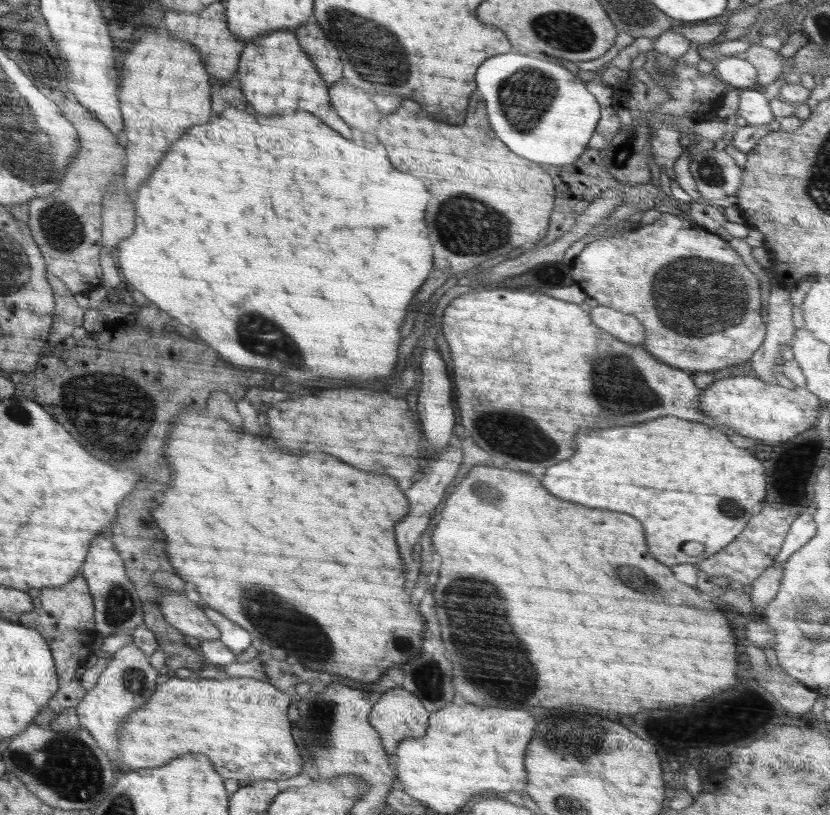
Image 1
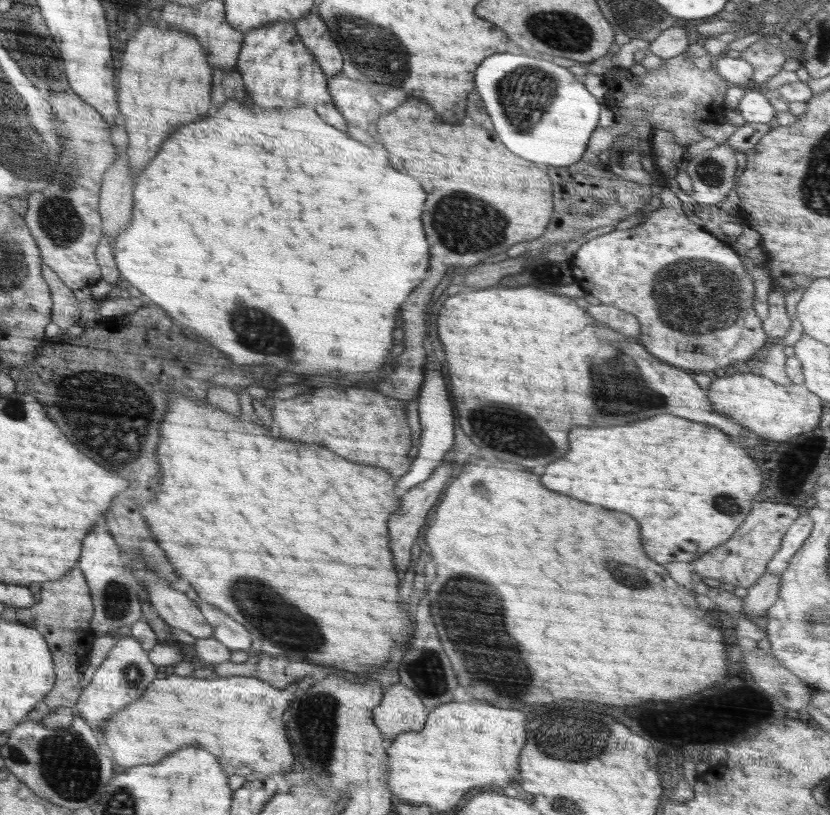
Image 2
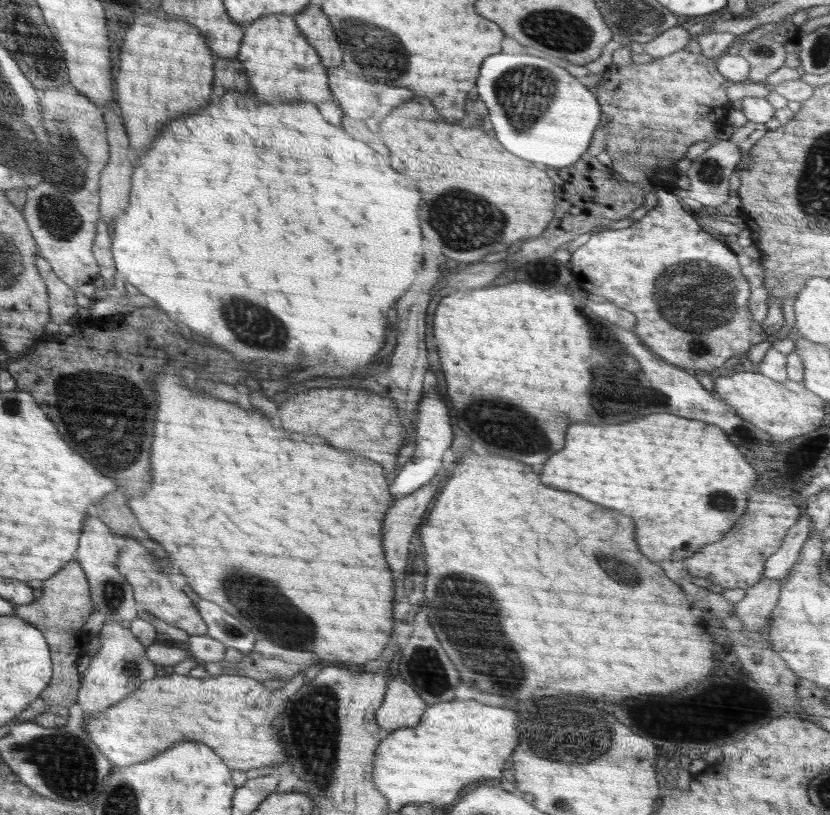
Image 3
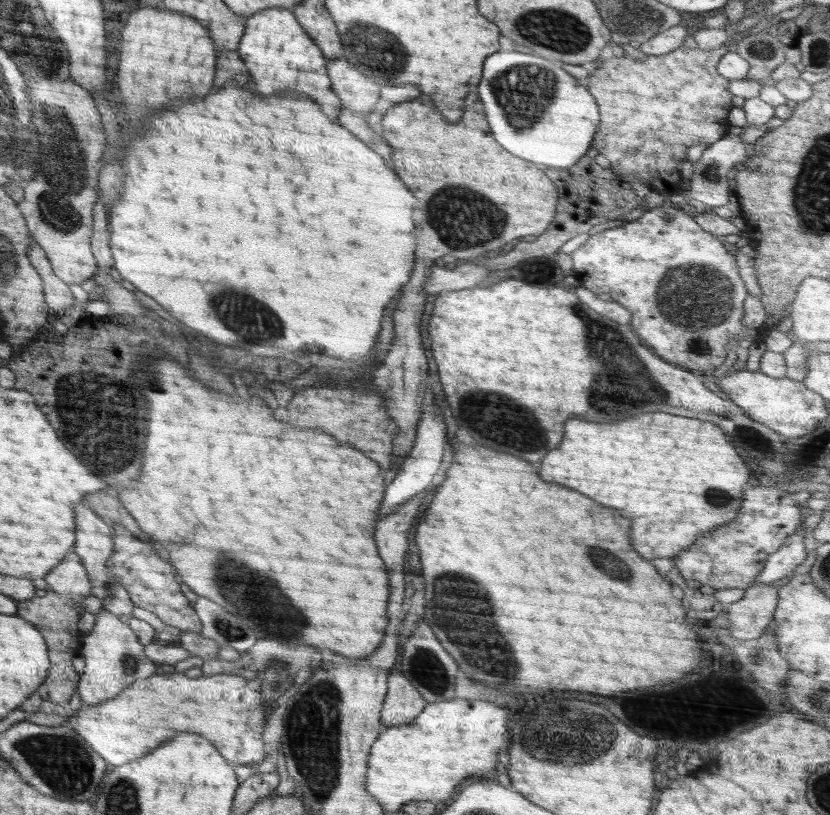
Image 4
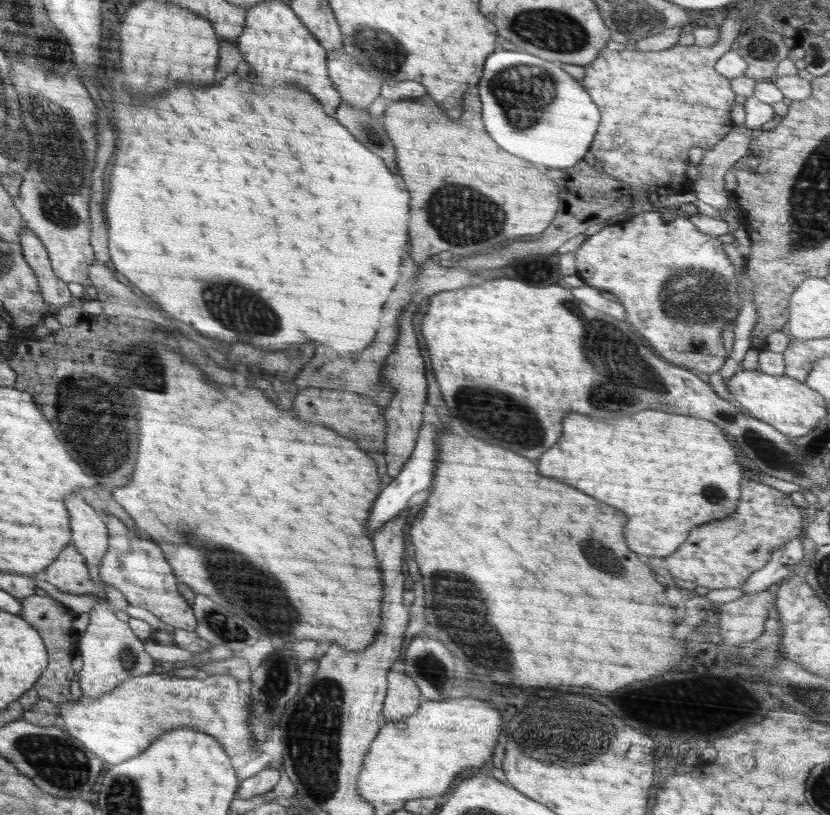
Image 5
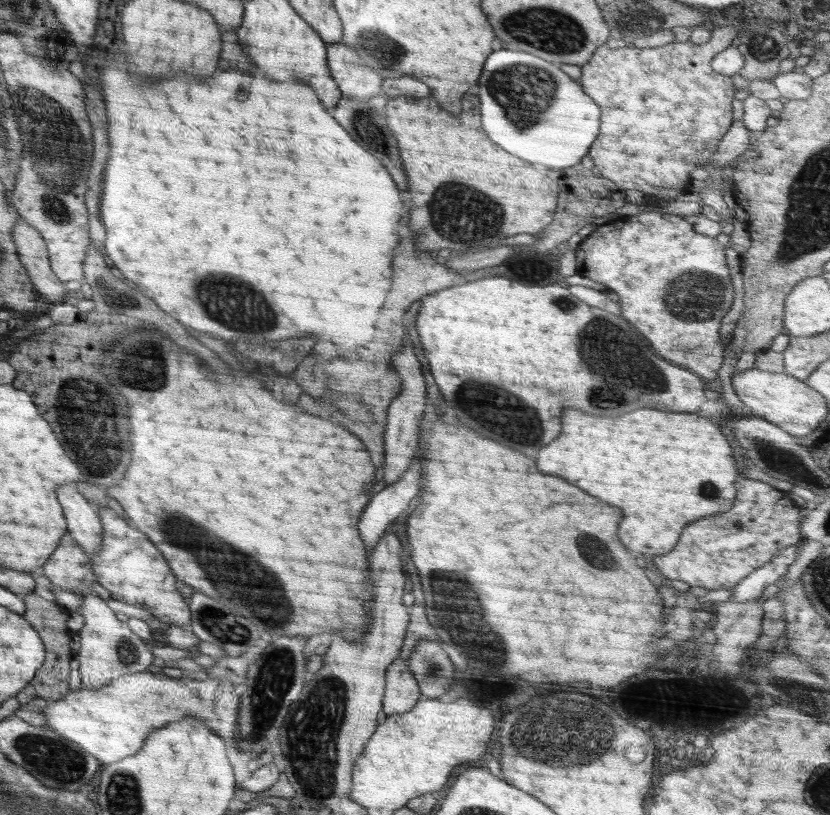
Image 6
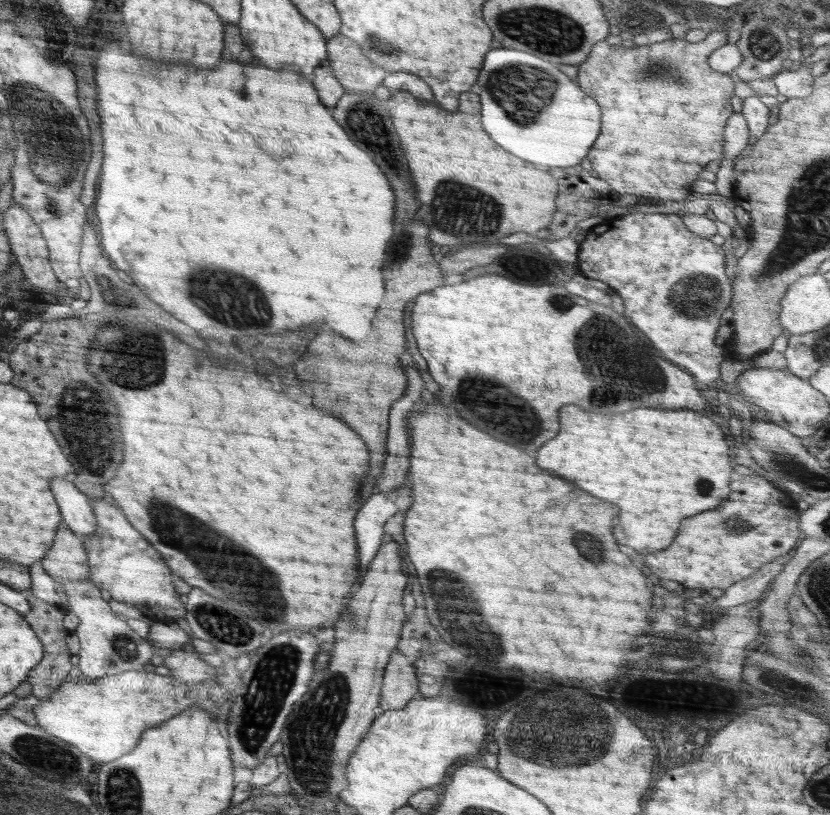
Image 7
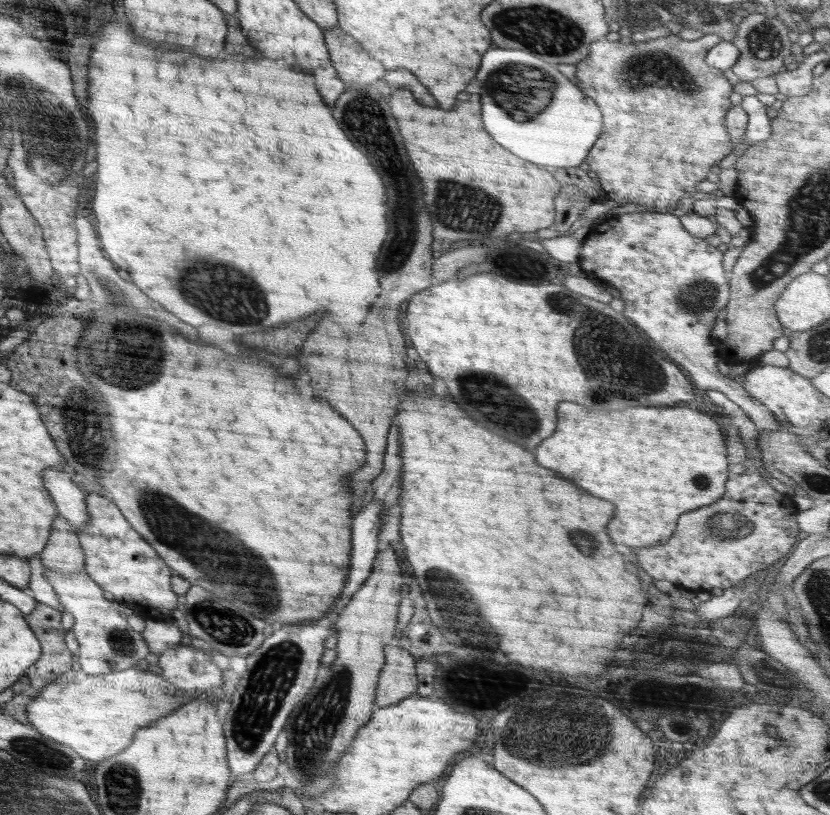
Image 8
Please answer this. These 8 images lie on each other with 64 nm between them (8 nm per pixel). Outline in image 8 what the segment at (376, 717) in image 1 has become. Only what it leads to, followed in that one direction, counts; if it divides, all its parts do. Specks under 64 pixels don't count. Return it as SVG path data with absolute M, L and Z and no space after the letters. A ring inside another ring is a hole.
M393 643L384 647L385 665L380 671L375 703L377 708L398 704L417 692L416 660L408 648Z

